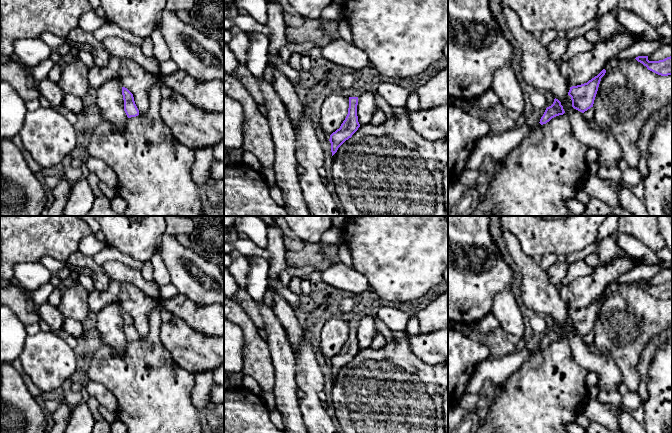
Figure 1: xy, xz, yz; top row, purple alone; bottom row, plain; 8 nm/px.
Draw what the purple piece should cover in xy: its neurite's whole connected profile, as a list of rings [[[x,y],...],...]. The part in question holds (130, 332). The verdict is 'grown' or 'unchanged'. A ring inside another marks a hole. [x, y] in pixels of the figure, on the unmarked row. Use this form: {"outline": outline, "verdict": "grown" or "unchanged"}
{"outline": [[[122,311],[122,319],[124,324],[124,335],[128,342],[139,339],[139,334],[135,328],[133,318],[125,311]]], "verdict": "unchanged"}

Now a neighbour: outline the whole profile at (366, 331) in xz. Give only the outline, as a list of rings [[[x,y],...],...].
[[[365,316],[358,321],[357,340],[360,349],[367,349],[377,334],[374,317]]]

